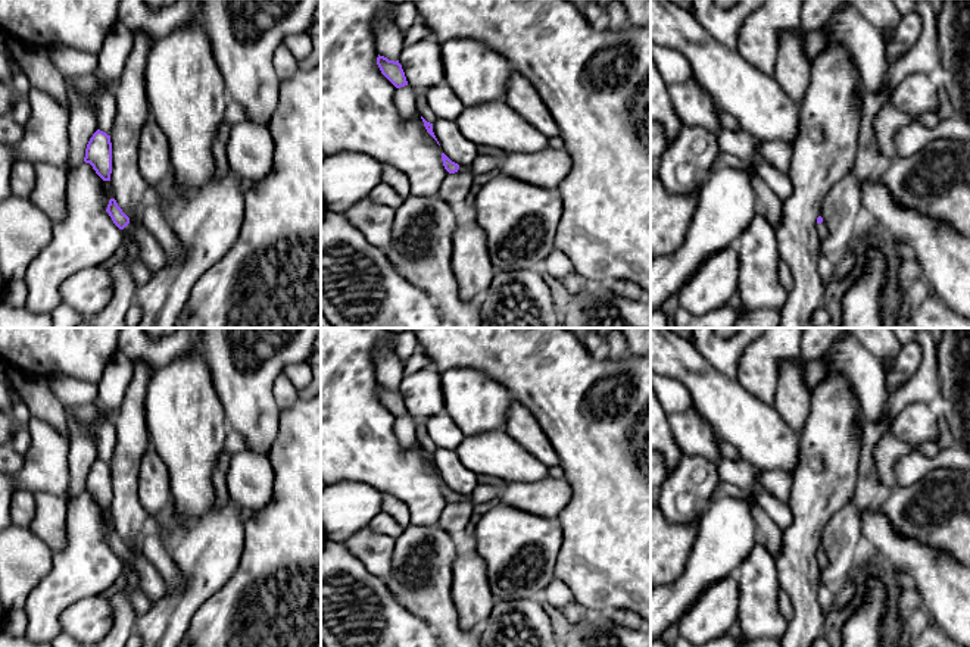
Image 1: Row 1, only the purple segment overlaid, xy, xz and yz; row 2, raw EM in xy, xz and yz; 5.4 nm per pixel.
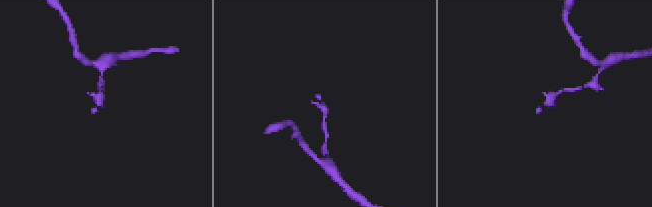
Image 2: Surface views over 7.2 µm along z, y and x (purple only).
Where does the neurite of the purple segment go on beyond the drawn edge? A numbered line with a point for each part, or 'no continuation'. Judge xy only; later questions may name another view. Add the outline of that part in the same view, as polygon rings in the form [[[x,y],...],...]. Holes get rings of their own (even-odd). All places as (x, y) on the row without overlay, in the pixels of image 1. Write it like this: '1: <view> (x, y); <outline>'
1: xy (152, 584); [[[128,553],[124,559],[132,563],[140,578],[140,590],[150,598],[152,603],[162,598],[168,588],[165,579],[156,569],[156,566],[147,560],[143,553]]]

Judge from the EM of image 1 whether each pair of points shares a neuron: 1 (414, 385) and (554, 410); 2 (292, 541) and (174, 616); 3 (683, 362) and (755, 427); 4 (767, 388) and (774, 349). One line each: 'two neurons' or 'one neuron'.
1: two neurons
2: two neurons
3: one neuron
4: one neuron

